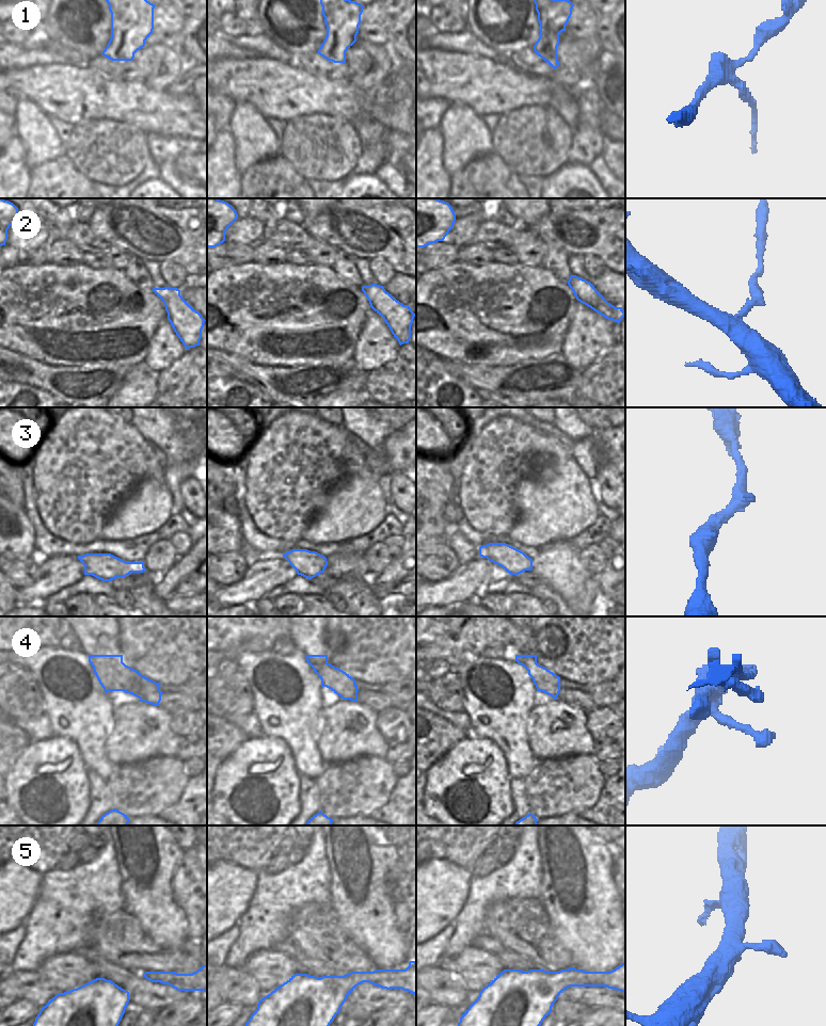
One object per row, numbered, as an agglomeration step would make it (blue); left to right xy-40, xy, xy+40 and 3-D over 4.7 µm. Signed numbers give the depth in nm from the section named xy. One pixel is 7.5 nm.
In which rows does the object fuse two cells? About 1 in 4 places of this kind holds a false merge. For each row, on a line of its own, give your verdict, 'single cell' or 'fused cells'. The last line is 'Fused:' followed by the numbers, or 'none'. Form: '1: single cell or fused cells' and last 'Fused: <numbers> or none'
1: single cell
2: fused cells
3: single cell
4: fused cells
5: single cell
Fused: 2, 4

